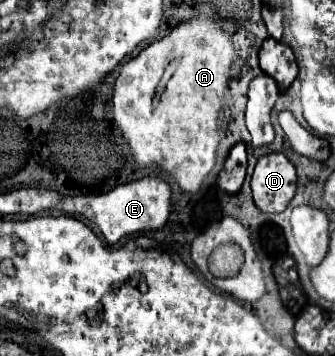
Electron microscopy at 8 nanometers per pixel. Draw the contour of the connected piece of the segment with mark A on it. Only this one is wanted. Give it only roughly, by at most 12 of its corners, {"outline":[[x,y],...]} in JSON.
{"outline":[[222,21],[122,65],[114,121],[138,165],[196,193],[236,59]]}

